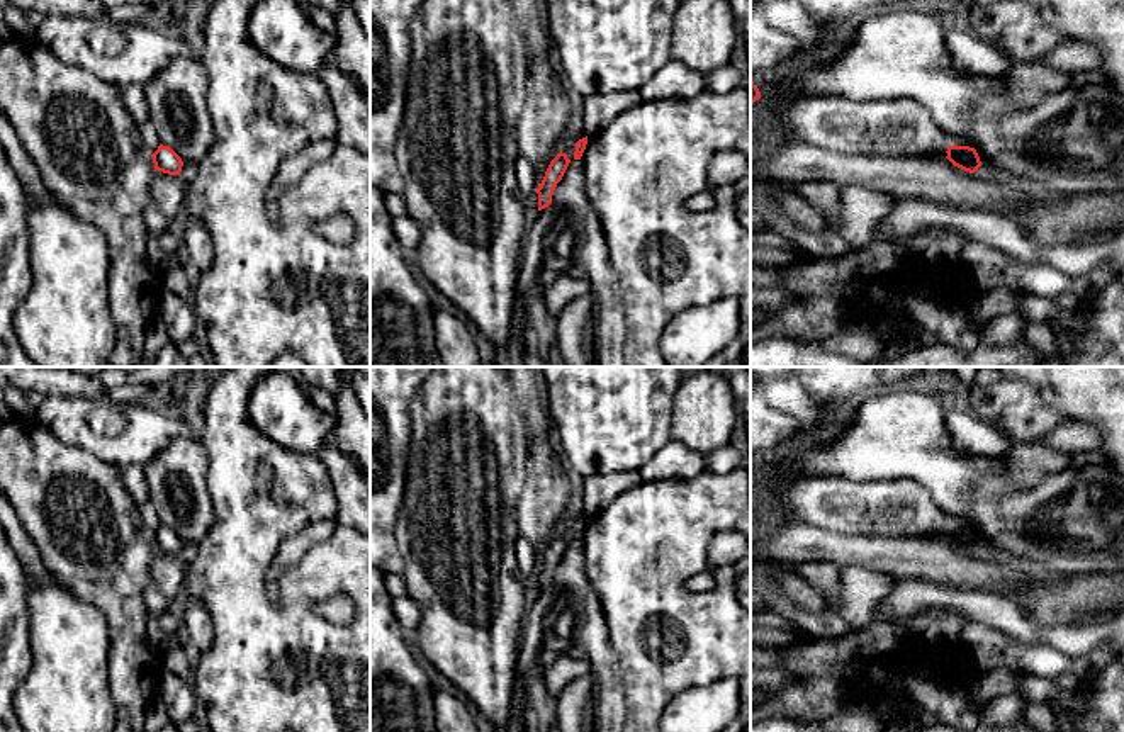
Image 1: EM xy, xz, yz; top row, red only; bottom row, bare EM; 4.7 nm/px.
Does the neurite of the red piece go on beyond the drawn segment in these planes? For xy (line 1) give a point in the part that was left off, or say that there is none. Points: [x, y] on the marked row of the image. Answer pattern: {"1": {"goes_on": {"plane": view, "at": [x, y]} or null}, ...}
{"1": {"goes_on": null}}

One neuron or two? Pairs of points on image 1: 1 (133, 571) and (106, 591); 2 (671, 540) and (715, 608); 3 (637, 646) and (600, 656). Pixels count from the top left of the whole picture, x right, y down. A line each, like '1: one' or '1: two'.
1: one
2: one
3: two

